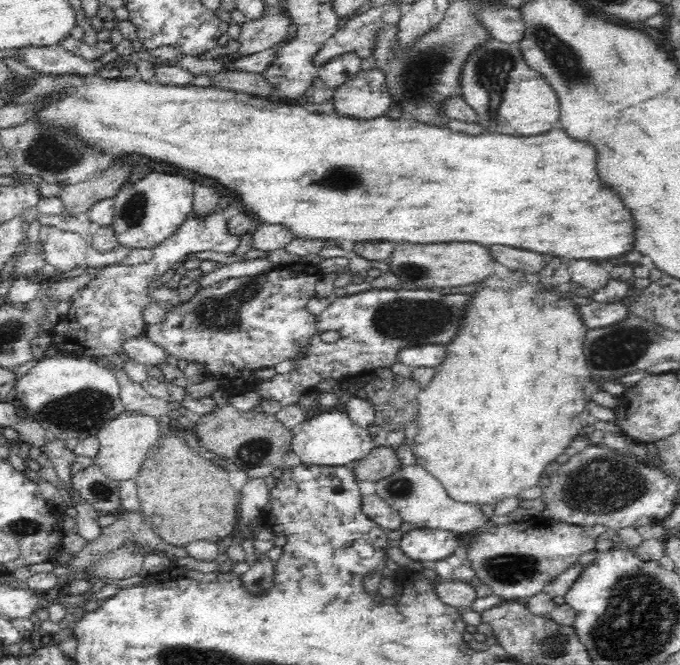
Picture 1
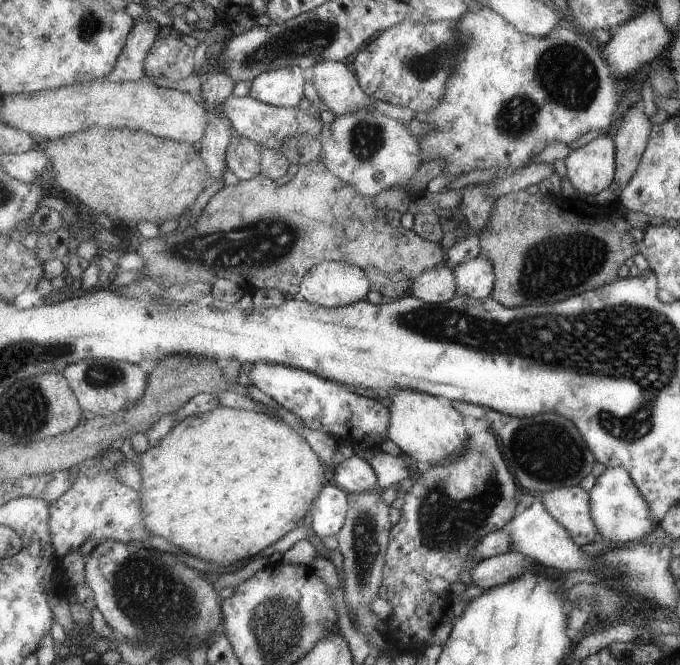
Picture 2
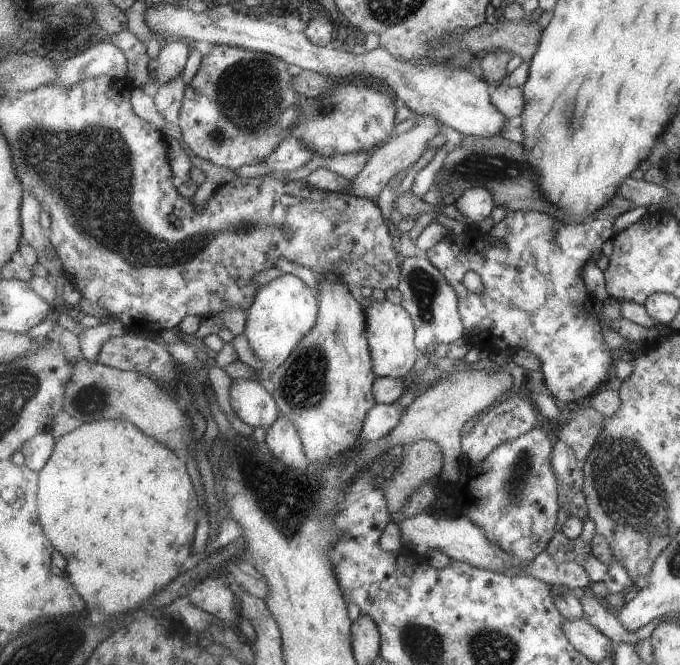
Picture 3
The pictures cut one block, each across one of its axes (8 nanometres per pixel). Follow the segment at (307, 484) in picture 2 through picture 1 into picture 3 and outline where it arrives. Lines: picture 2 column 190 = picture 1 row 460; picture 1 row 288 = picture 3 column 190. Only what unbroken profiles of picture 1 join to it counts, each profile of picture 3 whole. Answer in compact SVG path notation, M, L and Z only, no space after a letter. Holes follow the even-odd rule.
M103 419L92 423L81 423L70 433L56 438L53 456L39 474L38 506L43 530L47 530L47 538L51 538L51 542L55 542L55 548L67 558L67 562L69 562L67 574L69 574L73 586L79 590L79 596L85 600L89 610L101 608L103 614L107 614L111 618L123 616L127 612L135 612L135 610L143 608L147 602L151 602L151 598L159 590L163 590L177 576L181 576L181 566L191 558L191 544L195 540L201 510L197 490L195 490L193 478L189 476L187 464L185 464L184 458L170 446L159 442L155 437L148 435L138 426L126 420Z

